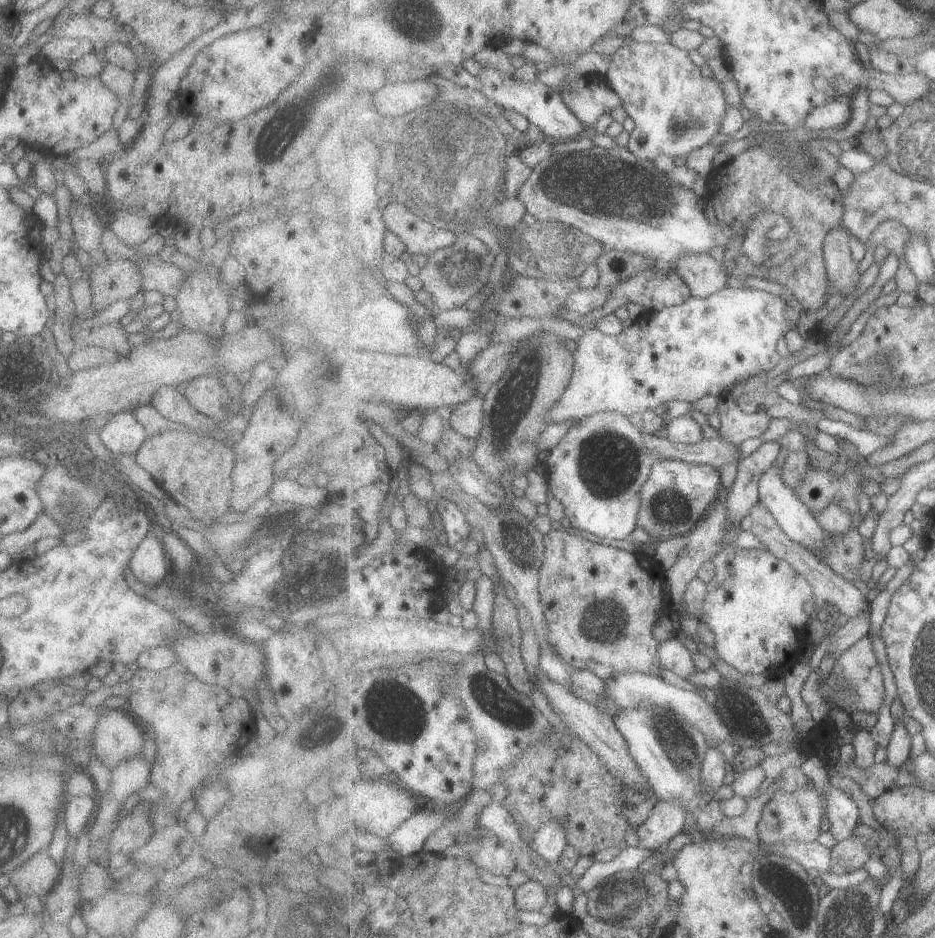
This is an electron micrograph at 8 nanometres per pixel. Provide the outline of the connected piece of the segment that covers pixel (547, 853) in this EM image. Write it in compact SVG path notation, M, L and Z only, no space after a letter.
M558 821L547 822L535 832L531 848L542 856L550 865L559 865L559 859L568 844L565 826Z

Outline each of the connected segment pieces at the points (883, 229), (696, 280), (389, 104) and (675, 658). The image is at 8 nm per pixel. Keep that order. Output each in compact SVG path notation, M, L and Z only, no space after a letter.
M888 220L872 234L866 246L884 246L891 255L904 257L907 255L910 240L911 231L901 221Z
M682 256L684 260L672 262L669 267L675 272L676 276L682 276L683 280L691 286L692 296L708 297L732 283L732 278L728 278L728 274L722 270L720 262L714 256Z
M418 80L418 82L398 84L398 86L396 84L386 86L382 90L382 98L380 94L376 94L376 104L386 114L404 116L412 110L428 106L428 102L436 100L440 94L442 94L442 88L438 84L428 80Z
M672 637L662 642L661 660L665 664L665 669L673 671L678 677L686 679L699 672L694 654L690 648L680 638Z

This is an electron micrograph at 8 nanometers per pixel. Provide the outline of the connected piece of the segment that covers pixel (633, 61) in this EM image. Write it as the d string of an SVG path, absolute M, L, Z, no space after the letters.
M672 42L663 44L640 43L624 46L612 56L608 82L612 89L624 100L623 107L635 121L636 127L631 132L629 150L644 160L659 156L680 157L710 145L712 140L722 133L722 122L728 114L728 96L722 88L720 79L706 78L702 68L689 58L690 51L676 47Z

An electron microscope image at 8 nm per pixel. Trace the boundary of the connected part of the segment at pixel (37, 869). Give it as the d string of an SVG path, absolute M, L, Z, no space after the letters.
M48 848L34 854L10 874L10 883L18 889L20 897L34 896L43 901L57 885L60 868L52 860Z

